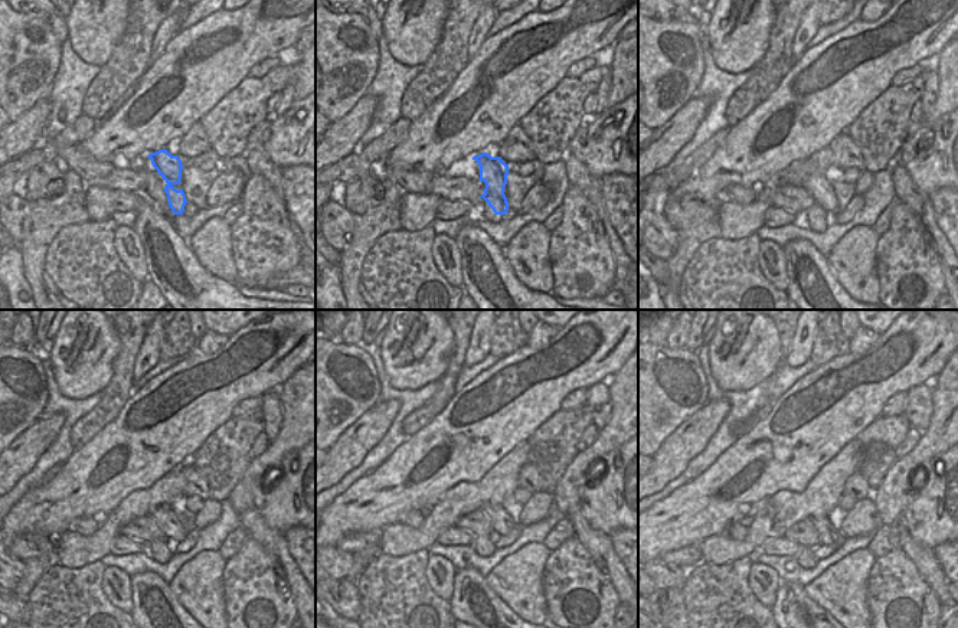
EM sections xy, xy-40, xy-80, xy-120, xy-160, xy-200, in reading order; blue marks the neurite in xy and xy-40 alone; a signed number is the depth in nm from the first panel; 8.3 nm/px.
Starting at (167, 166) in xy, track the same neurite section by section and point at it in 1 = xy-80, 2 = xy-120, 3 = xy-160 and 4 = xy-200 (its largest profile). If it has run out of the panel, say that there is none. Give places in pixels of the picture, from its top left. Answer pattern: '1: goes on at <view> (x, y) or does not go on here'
1: goes on at xy-80 (816, 199)
2: goes on at xy-120 (173, 522)
3: goes on at xy-160 (500, 523)
4: goes on at xy-200 (829, 535)

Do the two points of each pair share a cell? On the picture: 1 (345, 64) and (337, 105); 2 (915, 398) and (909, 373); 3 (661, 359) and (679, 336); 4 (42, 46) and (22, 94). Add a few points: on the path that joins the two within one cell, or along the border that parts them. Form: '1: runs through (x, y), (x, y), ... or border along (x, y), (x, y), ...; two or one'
1: runs through (337, 74), (337, 95); one
2: border along (927, 379), (914, 385), (906, 392); two
3: border along (666, 343), (670, 347), (683, 347); two
4: runs through (32, 58), (29, 68), (22, 77), (22, 82); one

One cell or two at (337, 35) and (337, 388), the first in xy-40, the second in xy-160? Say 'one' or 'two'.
one

